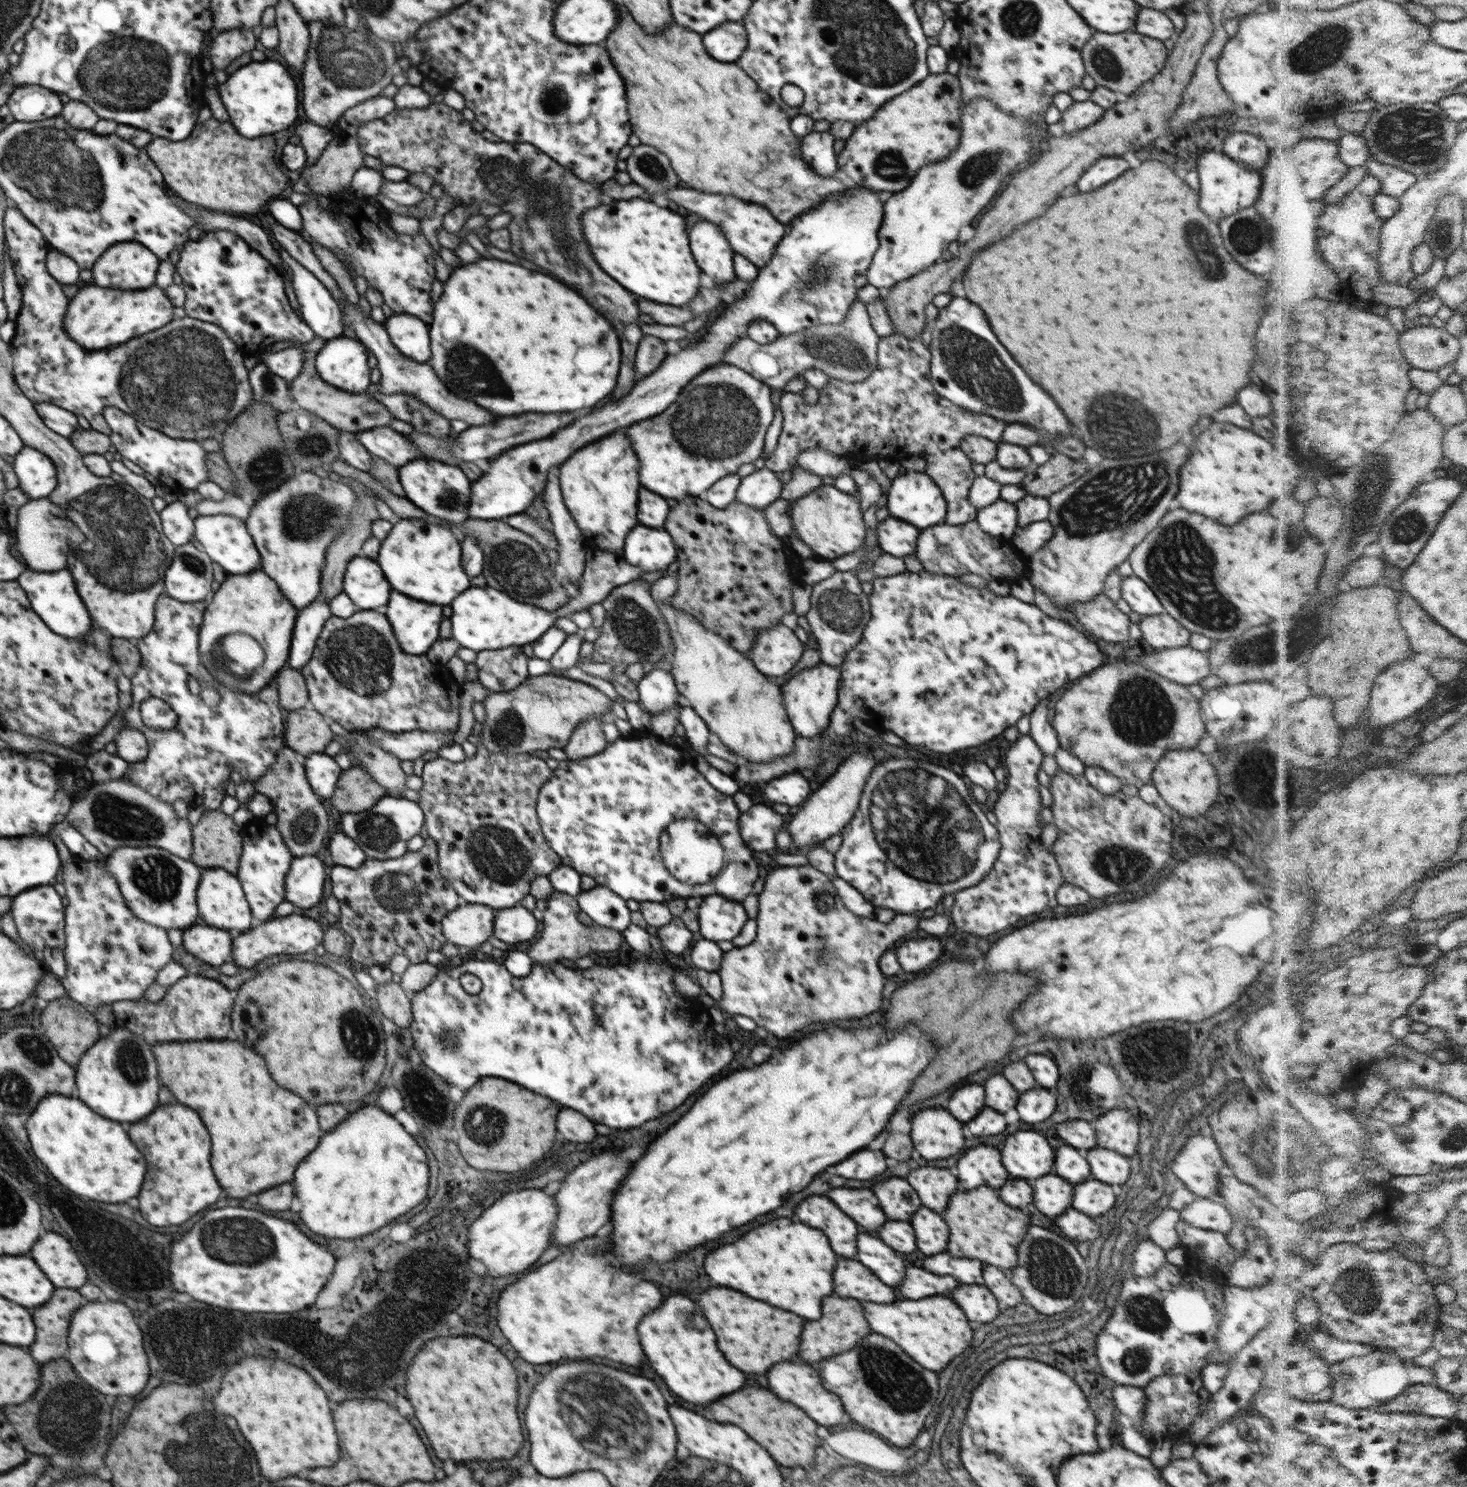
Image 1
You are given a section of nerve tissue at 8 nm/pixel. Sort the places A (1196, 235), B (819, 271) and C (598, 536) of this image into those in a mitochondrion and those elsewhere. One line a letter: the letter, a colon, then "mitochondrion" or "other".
A: mitochondrion
B: mitochondrion
C: other

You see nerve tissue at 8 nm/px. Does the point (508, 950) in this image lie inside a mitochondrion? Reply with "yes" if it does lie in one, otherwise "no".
no

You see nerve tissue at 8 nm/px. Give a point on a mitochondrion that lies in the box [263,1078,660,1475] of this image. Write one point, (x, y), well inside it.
(636, 1433)

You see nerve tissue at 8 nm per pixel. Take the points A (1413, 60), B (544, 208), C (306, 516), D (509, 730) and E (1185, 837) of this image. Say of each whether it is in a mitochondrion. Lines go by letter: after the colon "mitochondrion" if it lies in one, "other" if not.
A: other
B: mitochondrion
C: mitochondrion
D: mitochondrion
E: other

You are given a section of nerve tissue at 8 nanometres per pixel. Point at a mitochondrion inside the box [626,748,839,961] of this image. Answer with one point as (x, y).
(823, 900)

